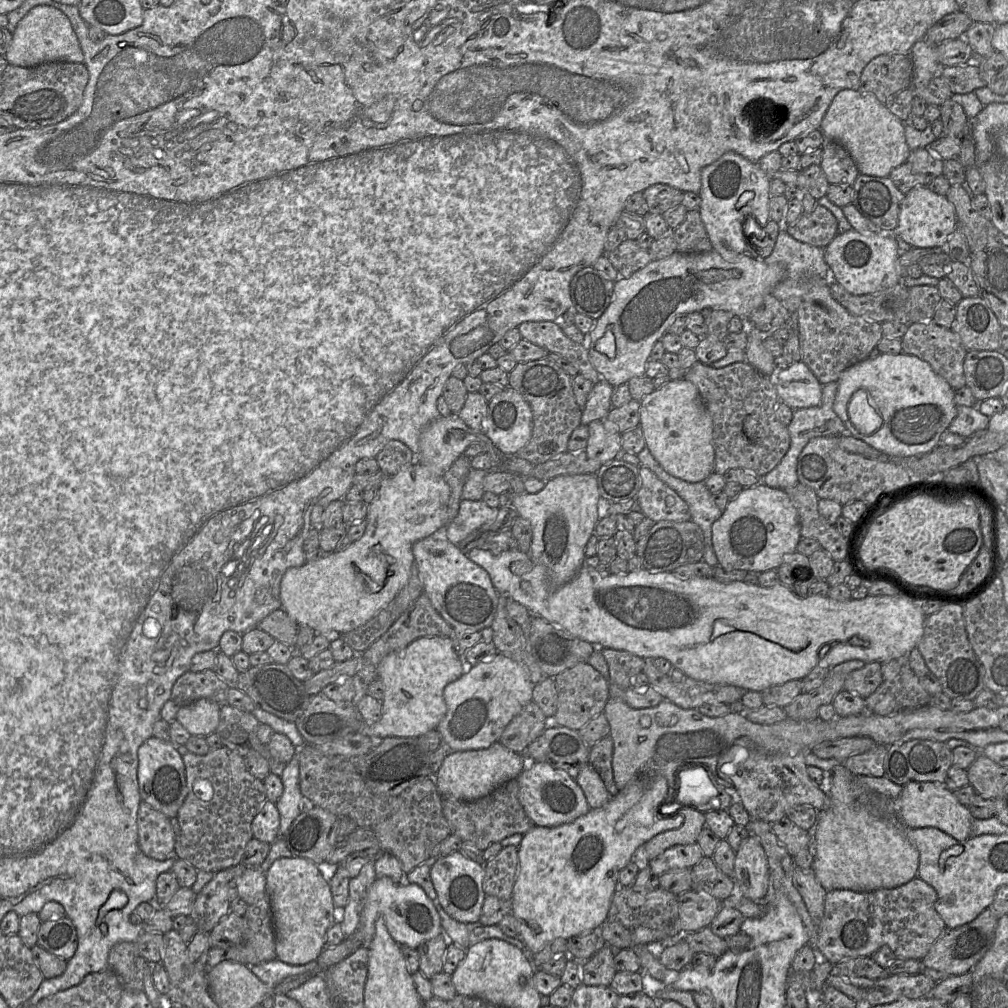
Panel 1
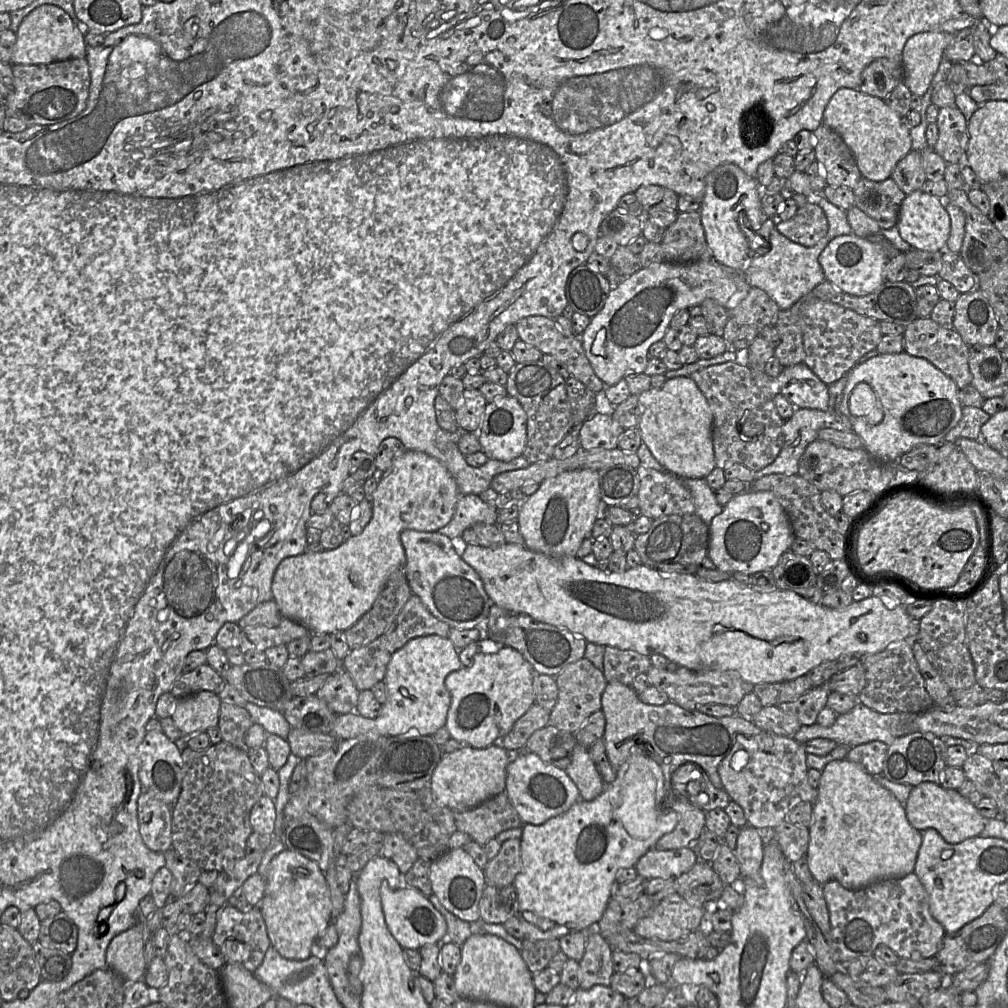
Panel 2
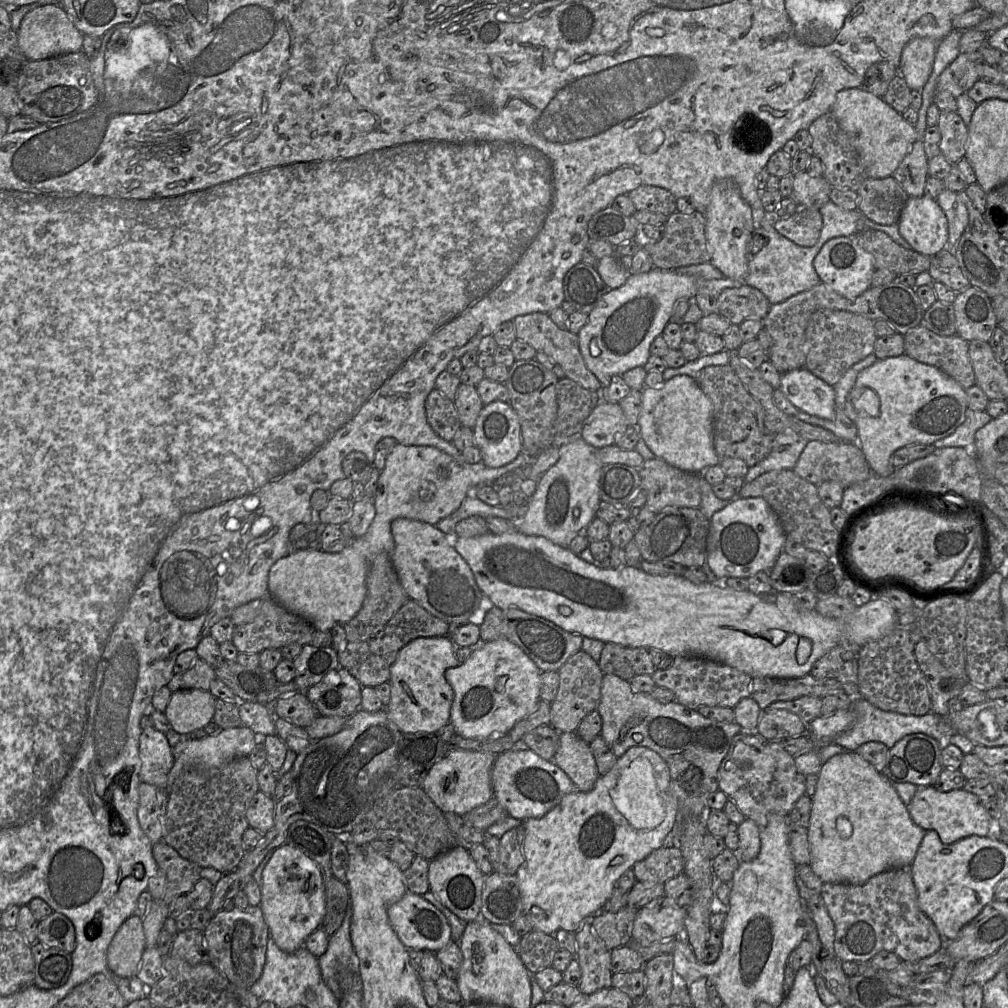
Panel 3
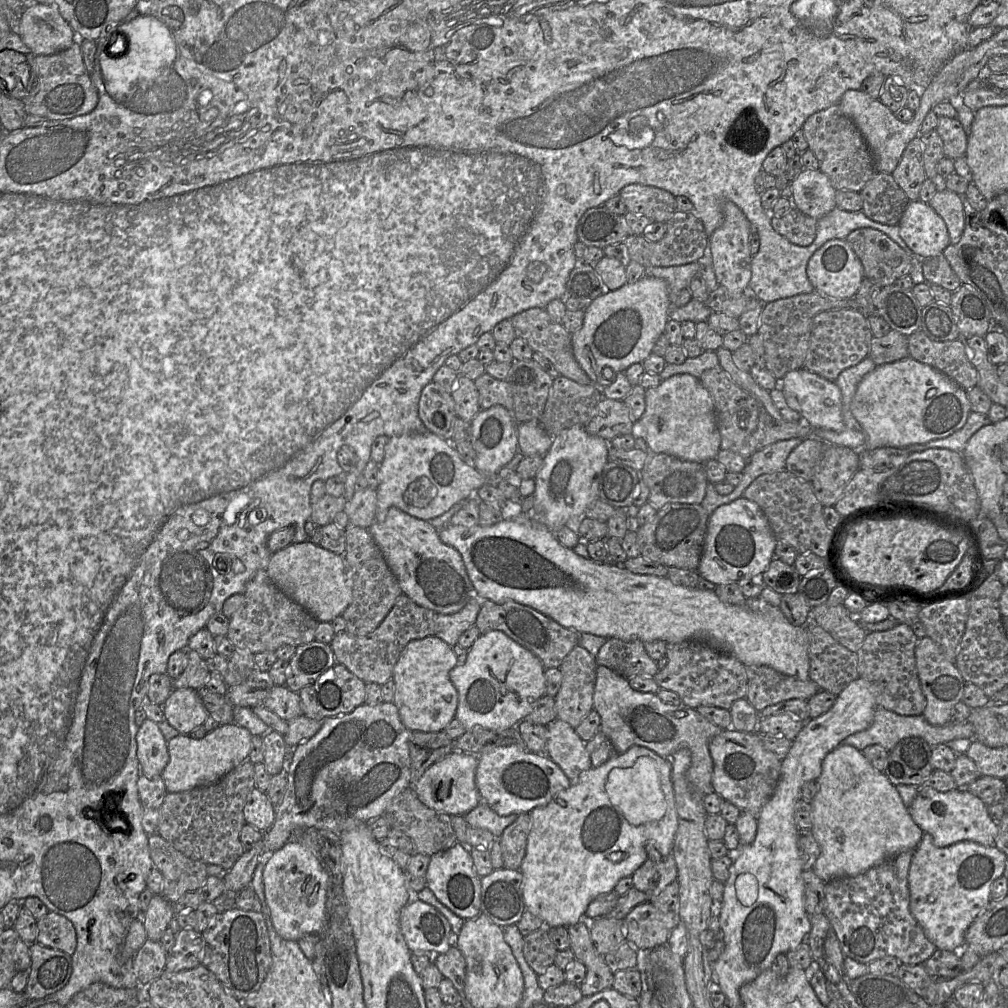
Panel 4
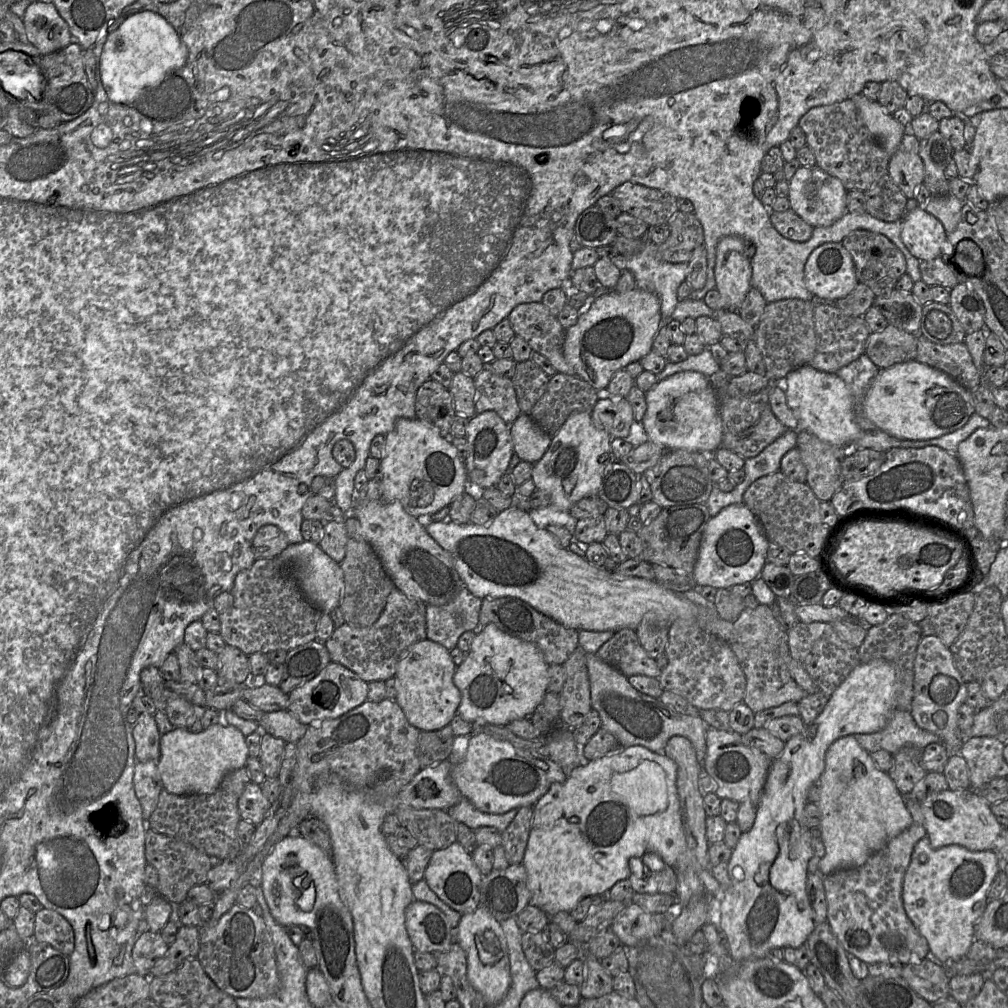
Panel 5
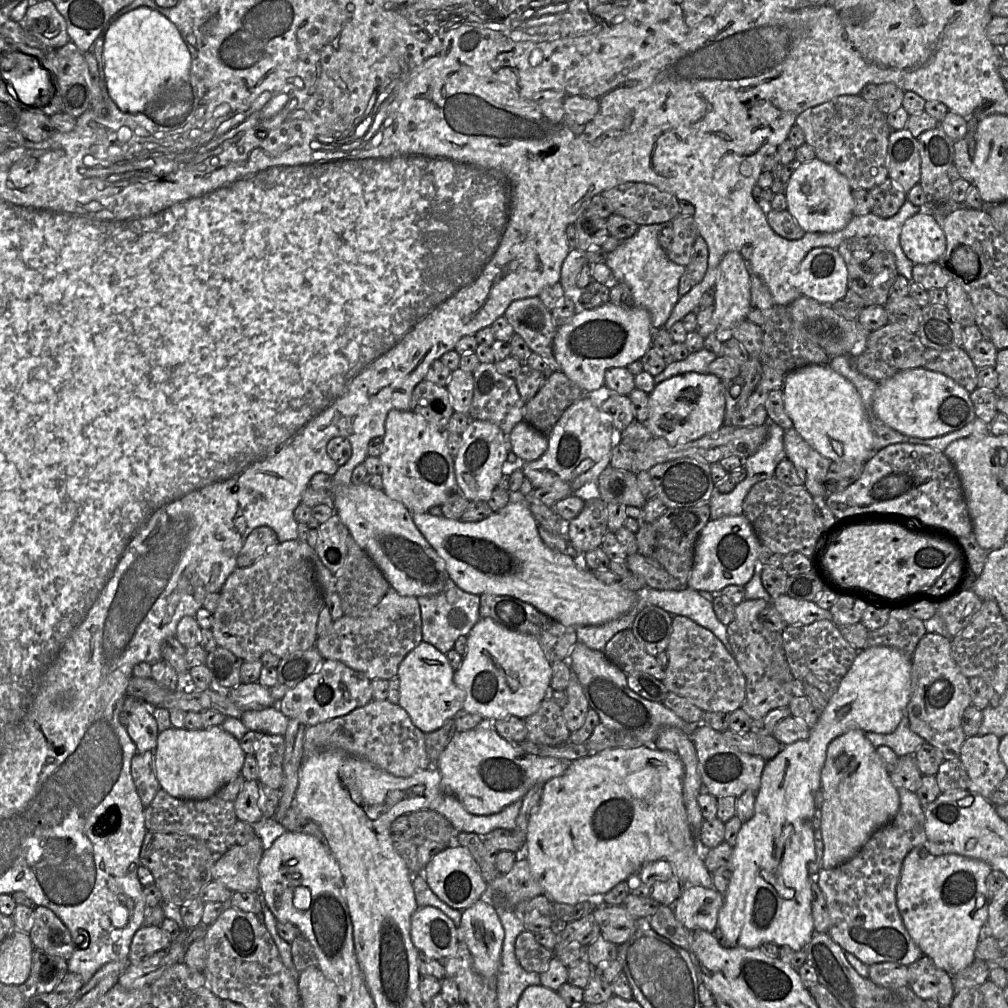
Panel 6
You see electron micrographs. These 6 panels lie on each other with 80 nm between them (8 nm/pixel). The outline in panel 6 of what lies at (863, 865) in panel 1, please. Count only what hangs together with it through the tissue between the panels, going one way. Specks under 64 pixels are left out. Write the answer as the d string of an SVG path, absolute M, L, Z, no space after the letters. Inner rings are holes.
M849 730L829 744L821 772L821 791L824 796L820 826L824 845L822 869L832 869L853 858L876 830L896 816L900 807L899 793L891 782L890 773L862 730Z

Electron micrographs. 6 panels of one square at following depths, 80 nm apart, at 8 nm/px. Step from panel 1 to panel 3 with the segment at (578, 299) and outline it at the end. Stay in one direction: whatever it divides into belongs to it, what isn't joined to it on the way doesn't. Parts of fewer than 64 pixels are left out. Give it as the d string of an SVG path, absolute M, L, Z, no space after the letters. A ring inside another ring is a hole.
M582 262L566 273L563 287L564 300L573 304L576 311L587 314L608 289L596 268Z

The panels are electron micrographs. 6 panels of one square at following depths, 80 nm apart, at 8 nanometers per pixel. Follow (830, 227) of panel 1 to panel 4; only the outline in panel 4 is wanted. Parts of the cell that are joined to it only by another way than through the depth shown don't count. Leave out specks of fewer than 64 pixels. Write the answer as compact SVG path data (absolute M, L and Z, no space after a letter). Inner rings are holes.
M793 208L786 215L775 217L771 215L773 229L789 242L807 247L812 244L816 237L818 220Z

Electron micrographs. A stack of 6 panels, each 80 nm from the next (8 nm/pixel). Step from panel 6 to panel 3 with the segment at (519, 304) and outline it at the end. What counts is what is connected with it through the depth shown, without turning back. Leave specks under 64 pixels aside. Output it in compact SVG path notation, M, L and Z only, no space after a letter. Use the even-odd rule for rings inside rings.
M534 312L520 315L513 319L516 330L516 339L531 345L537 352L550 356L562 367L567 378L575 381L583 388L598 391L602 384L597 377L587 368L579 348L579 339L569 330L560 329L550 318L548 313Z

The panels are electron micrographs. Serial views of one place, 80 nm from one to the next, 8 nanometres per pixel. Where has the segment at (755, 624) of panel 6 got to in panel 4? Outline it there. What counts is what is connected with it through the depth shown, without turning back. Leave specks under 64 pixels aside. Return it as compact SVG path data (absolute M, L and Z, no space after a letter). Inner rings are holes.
M746 665L745 671L748 683L745 698L757 712L782 701L808 700L821 690L812 680L802 681L769 666Z

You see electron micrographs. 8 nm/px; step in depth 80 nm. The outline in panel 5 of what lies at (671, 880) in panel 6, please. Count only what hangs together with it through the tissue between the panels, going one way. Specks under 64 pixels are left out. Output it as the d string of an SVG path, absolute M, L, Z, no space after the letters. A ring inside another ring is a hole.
M668 865L658 872L644 867L644 872L631 873L628 879L632 890L639 894L675 894L677 888L675 870Z

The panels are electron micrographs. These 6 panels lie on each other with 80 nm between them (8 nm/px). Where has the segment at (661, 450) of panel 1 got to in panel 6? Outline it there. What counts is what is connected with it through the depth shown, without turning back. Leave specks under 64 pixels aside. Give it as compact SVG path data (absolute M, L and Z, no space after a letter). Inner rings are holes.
M687 372L656 385L649 394L649 417L643 422L653 437L685 444L719 430L724 425L725 383L716 375Z

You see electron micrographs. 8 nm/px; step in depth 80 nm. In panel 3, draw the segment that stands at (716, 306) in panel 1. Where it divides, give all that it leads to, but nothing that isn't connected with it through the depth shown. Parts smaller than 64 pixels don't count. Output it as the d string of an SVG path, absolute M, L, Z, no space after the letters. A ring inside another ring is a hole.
M660 268L630 274L621 287L607 289L577 334L585 364L602 387L609 386L614 375L622 375L635 367L644 367L651 356L652 342L663 334L671 321L675 302L681 298L695 299L697 293L695 277Z

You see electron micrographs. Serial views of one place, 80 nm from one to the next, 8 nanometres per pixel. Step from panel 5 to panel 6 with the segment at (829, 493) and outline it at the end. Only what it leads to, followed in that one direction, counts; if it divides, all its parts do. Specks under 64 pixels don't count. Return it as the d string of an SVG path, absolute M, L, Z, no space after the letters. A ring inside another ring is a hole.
M794 427L784 432L784 449L786 458L794 464L811 496L826 498L823 481L833 461L814 450Z

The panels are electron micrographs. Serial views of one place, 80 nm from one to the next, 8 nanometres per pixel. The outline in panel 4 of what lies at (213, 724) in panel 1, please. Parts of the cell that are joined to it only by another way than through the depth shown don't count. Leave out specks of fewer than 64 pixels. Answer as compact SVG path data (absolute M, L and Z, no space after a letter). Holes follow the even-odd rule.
M192 688L174 689L163 704L163 712L168 723L183 735L203 725L209 716L197 690Z

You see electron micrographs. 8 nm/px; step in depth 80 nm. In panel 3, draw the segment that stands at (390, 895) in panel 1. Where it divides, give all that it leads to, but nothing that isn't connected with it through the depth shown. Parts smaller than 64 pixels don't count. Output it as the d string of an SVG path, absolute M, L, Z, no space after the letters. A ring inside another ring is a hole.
M407 891L398 902L388 907L387 915L390 925L408 950L429 951L436 954L452 941L447 919L422 895Z

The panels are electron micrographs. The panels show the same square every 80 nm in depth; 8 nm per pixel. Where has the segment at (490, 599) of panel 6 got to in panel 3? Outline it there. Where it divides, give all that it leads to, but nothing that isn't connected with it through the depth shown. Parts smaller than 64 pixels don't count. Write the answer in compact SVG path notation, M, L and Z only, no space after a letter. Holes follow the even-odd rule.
M490 607L479 625L480 638L485 642L507 639L519 646L542 671L559 671L567 660L582 649L582 637L560 628L553 622L519 608Z

